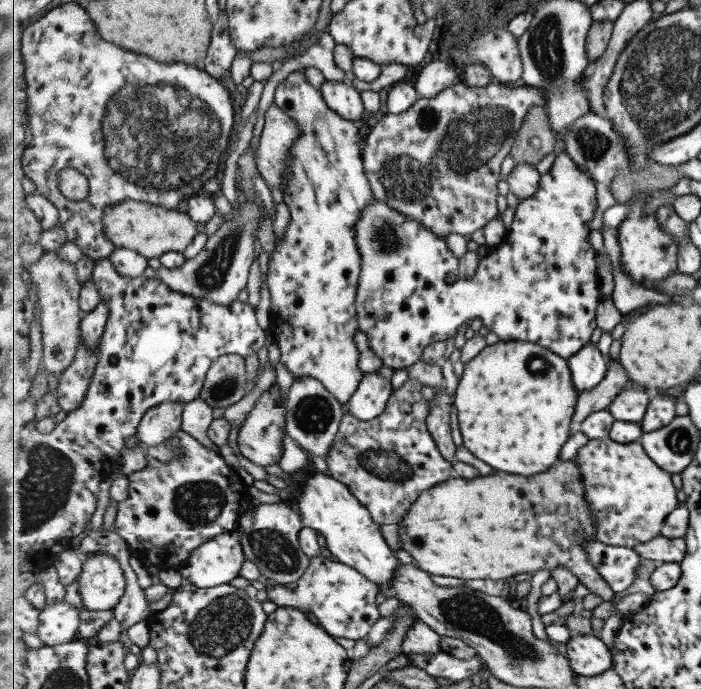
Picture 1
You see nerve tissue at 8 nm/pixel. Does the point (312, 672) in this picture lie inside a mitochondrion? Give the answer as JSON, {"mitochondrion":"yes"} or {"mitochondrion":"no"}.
{"mitochondrion":"no"}

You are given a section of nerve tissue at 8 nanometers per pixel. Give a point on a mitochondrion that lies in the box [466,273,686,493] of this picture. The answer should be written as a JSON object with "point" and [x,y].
{"point":[536,365]}

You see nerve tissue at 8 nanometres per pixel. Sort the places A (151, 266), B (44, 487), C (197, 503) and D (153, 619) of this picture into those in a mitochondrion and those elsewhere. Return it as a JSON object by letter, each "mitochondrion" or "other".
{"A":"other","B":"mitochondrion","C":"mitochondrion","D":"other"}

